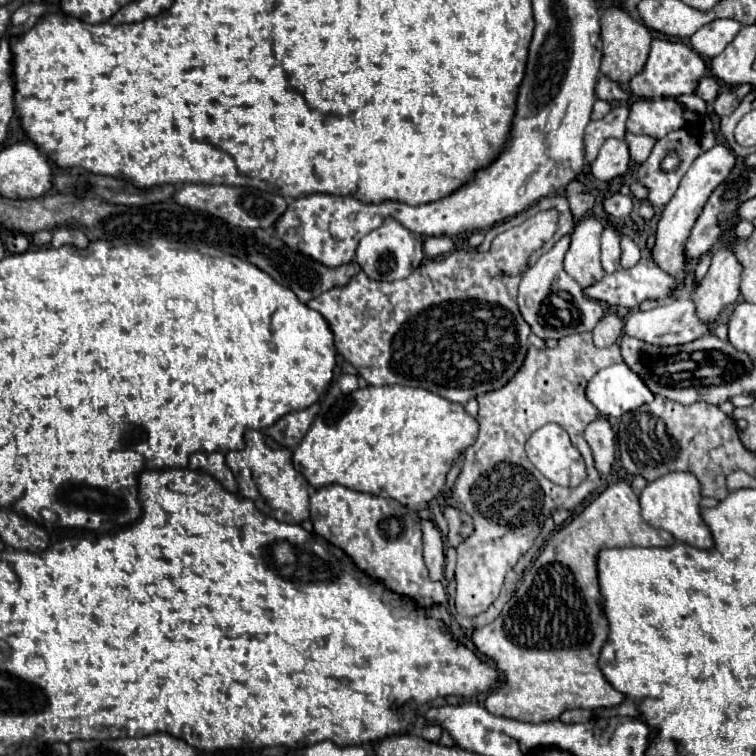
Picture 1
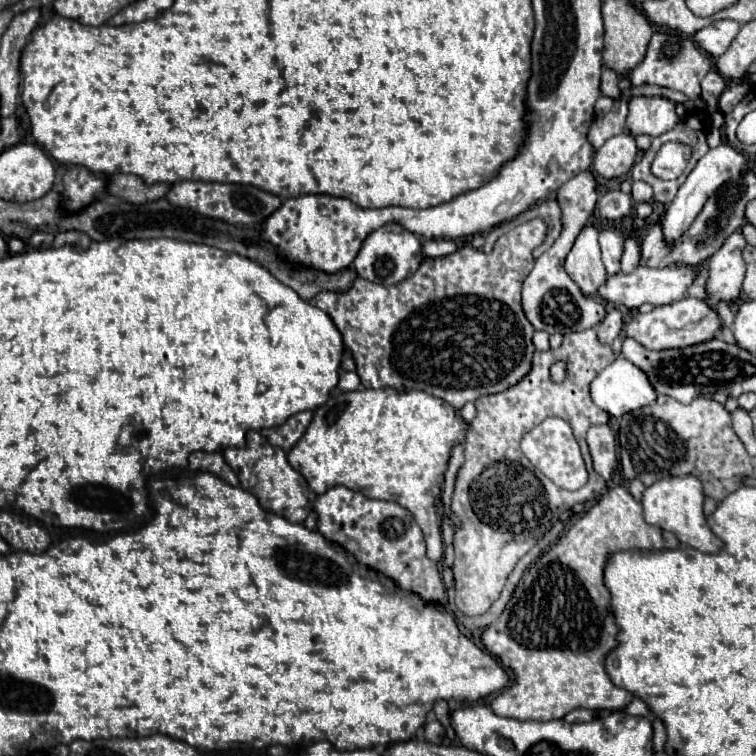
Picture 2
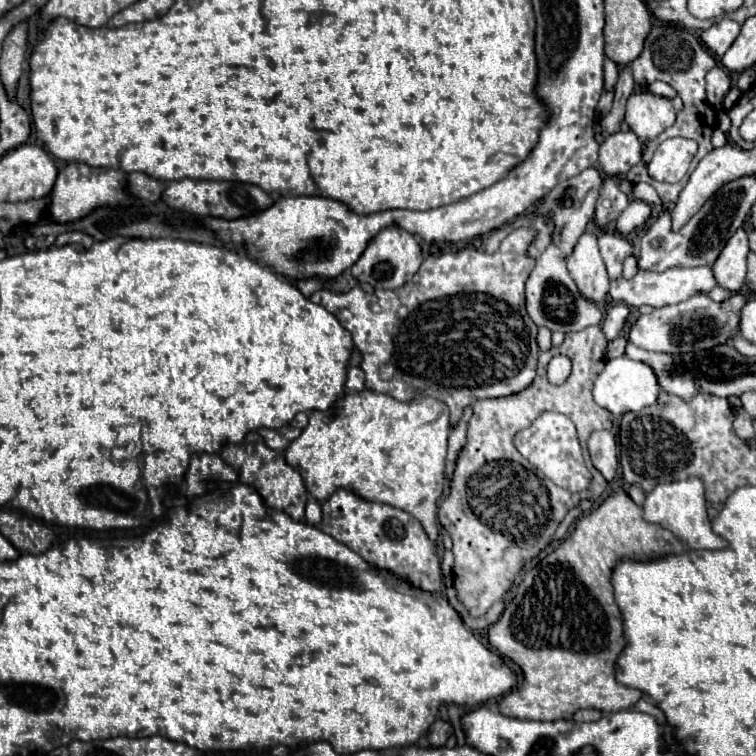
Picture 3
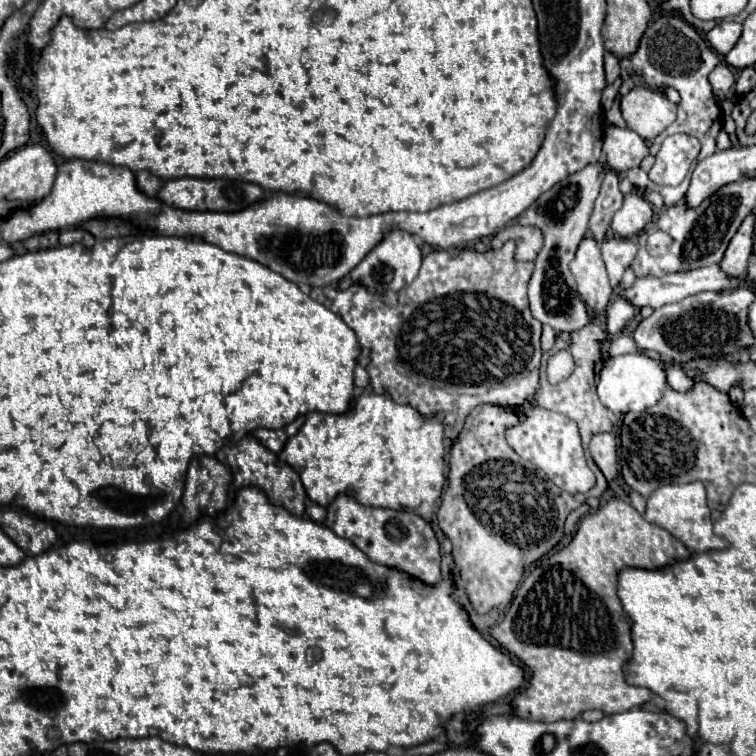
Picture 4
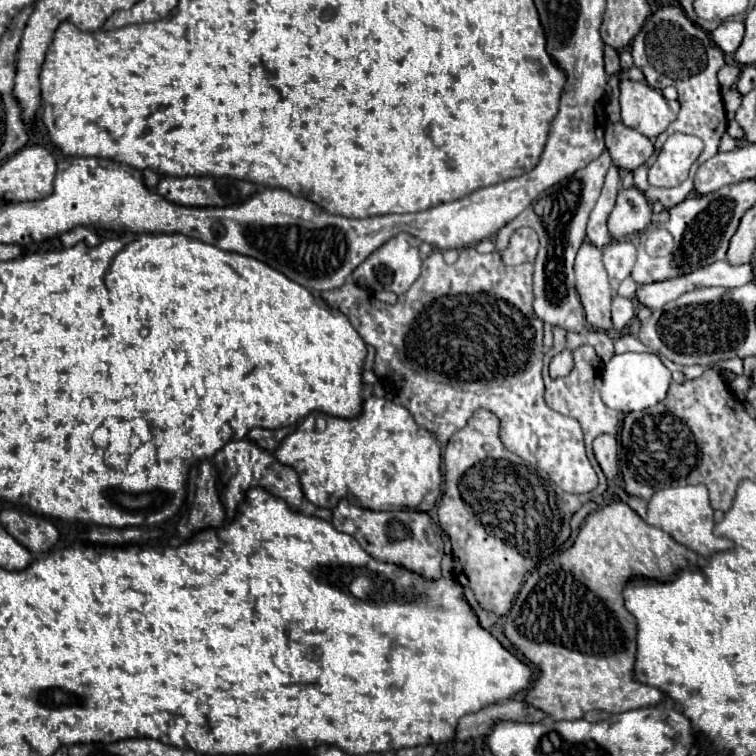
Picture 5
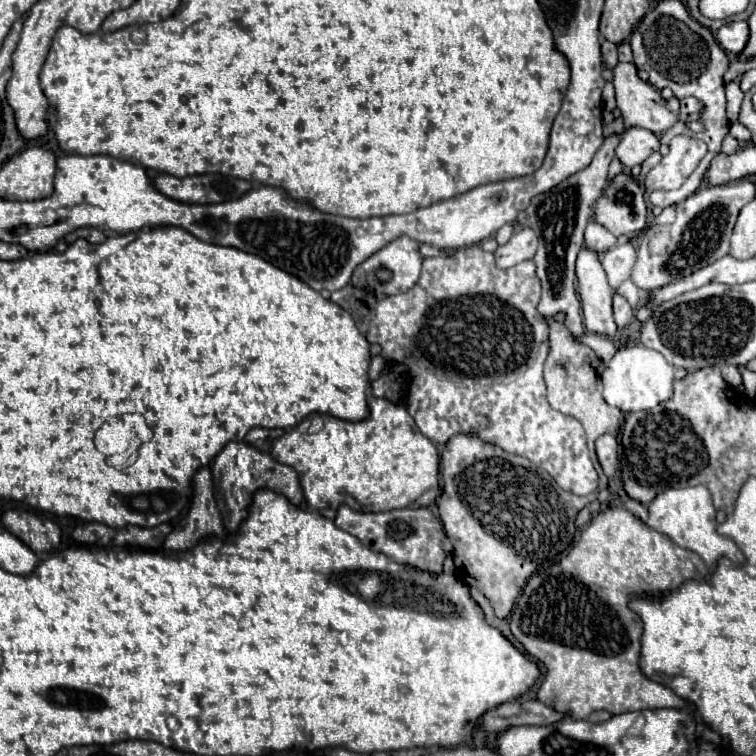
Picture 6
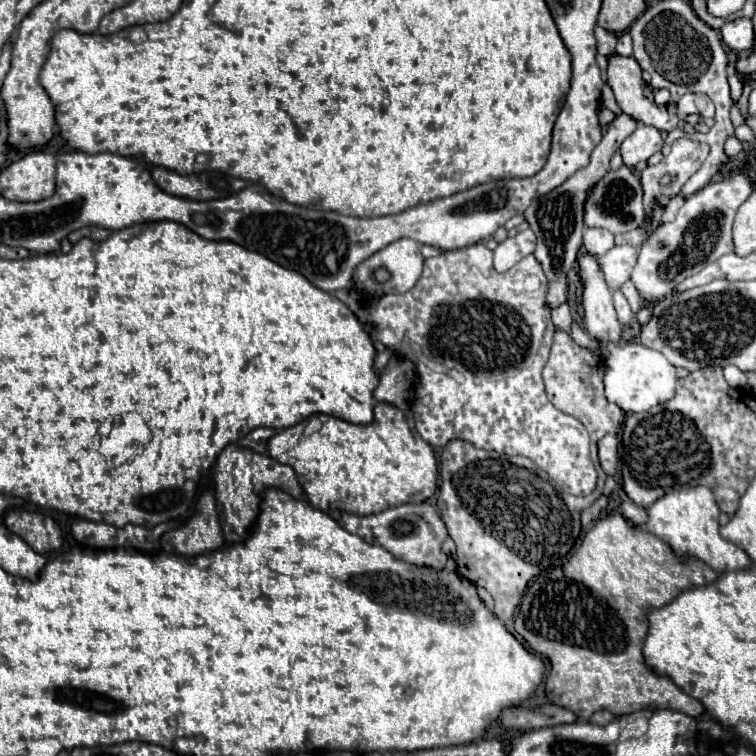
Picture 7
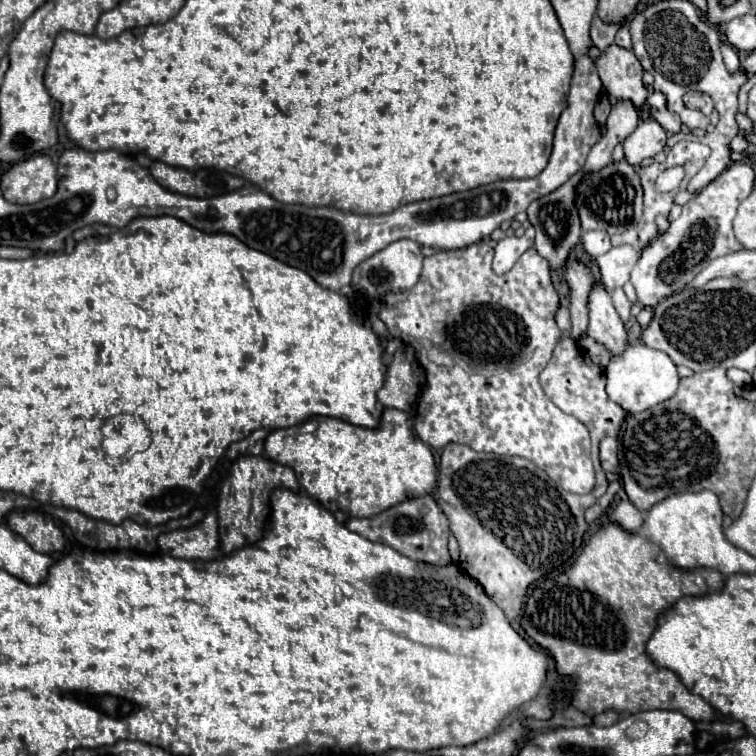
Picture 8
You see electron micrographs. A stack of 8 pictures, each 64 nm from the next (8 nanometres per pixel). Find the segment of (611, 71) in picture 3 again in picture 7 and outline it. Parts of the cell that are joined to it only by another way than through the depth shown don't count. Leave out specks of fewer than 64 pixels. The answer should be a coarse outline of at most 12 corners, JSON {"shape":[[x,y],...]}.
{"shape":[[596,26],[598,52],[606,58],[616,52],[616,38]]}

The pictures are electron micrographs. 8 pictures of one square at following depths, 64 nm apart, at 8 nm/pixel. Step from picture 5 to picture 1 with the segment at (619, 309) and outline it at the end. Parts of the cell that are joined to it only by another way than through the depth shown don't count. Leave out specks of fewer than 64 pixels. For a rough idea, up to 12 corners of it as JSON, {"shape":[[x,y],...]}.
{"shape":[[606,314],[592,330],[598,348],[612,346],[624,322]]}

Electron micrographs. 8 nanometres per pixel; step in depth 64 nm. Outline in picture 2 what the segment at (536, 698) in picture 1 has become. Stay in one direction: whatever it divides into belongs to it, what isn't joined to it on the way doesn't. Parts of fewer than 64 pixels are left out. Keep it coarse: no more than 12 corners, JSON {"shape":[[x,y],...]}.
{"shape":[[624,486],[524,572],[482,632],[516,720],[622,710],[602,578],[616,550],[672,550]]}

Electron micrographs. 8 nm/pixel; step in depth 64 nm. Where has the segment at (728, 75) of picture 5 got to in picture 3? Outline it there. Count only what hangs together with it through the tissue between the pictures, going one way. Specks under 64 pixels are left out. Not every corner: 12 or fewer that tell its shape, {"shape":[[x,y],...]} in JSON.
{"shape":[[722,66],[706,74],[706,100],[722,110],[730,76]]}

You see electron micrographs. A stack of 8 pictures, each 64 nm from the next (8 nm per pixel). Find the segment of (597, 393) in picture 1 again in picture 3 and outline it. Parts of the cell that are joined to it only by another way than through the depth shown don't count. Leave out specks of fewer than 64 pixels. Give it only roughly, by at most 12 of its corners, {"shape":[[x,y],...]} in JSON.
{"shape":[[608,360],[592,394],[614,416],[658,400],[654,370]]}

